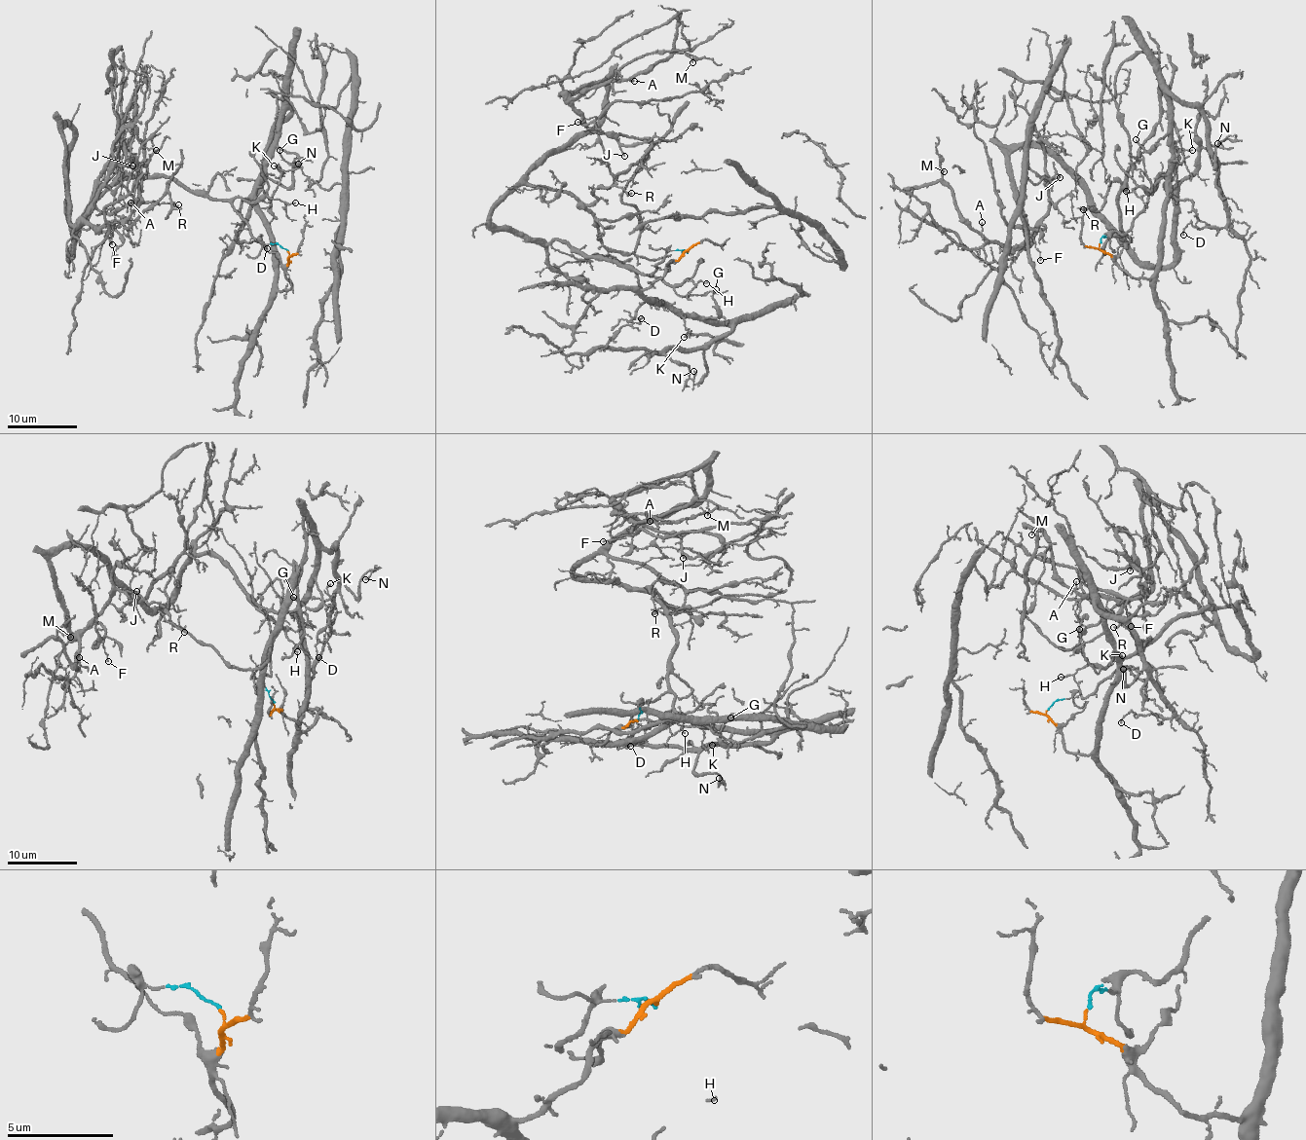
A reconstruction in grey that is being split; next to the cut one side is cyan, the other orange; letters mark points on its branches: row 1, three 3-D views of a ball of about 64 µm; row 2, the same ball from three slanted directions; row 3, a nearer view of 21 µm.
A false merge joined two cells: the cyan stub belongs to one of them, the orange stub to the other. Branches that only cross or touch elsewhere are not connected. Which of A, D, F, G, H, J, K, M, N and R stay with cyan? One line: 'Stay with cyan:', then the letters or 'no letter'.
Stay with cyan: A, F, H, J, M, R

